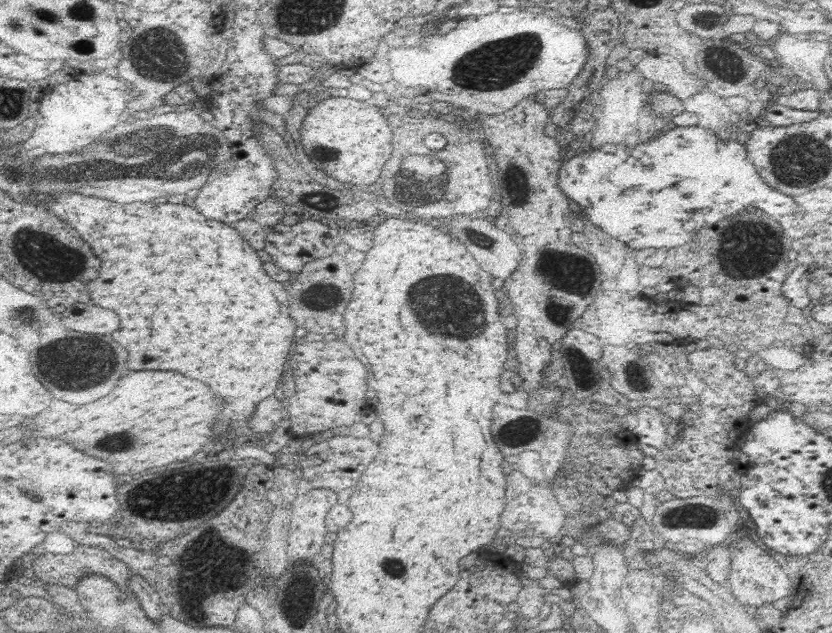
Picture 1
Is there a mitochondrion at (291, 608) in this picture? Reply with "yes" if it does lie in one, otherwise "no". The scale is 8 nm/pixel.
no

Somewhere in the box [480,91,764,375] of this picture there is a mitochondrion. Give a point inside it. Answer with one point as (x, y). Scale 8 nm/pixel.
(570, 279)

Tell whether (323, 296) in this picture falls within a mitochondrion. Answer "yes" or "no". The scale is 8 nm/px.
yes

